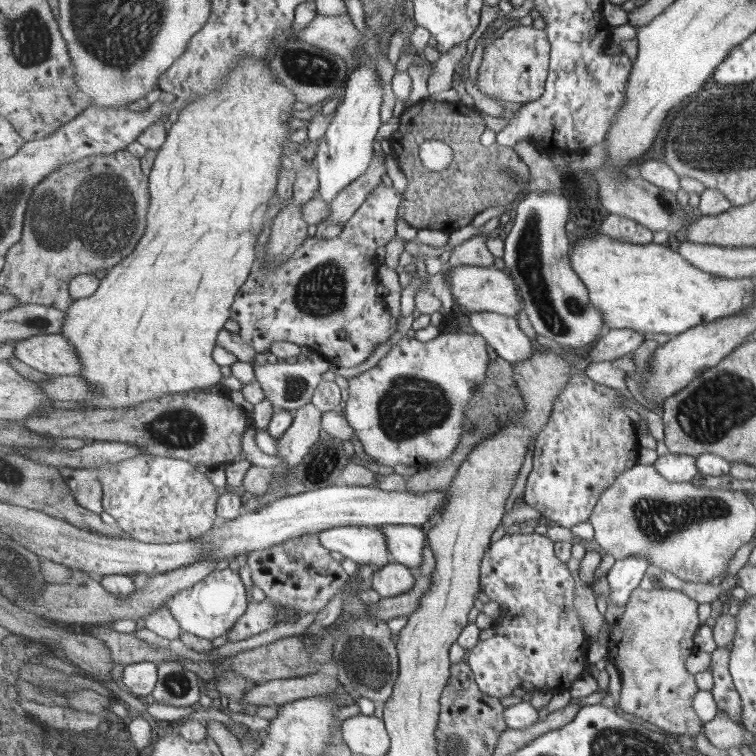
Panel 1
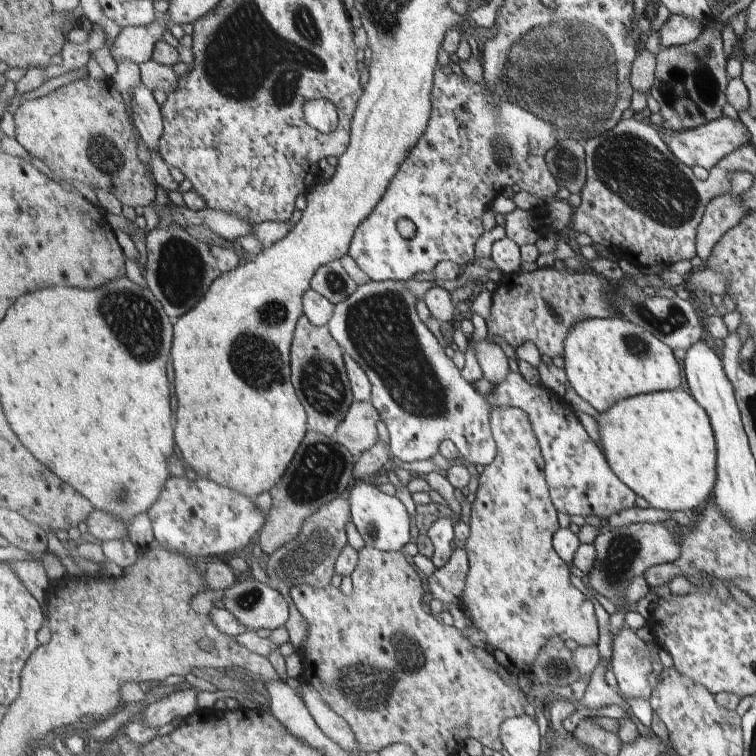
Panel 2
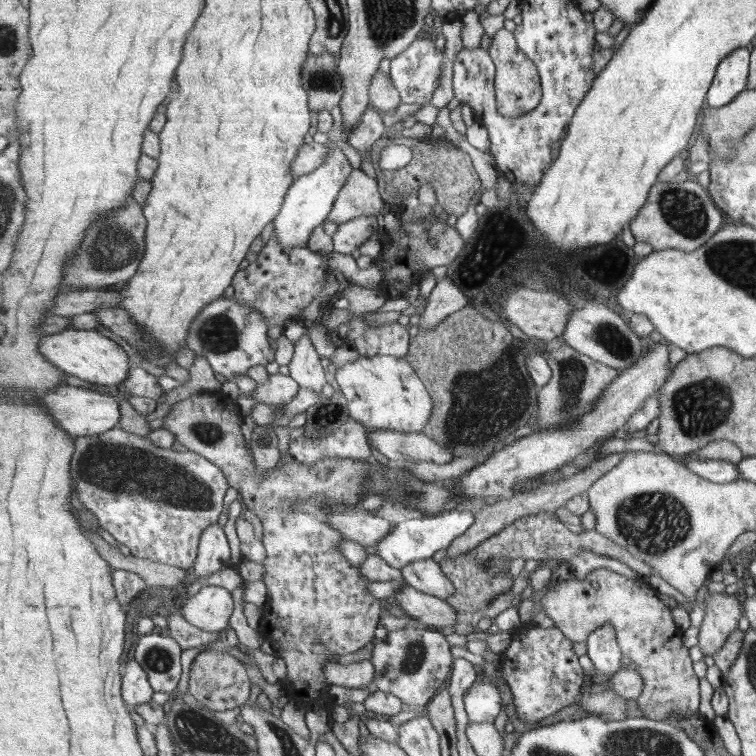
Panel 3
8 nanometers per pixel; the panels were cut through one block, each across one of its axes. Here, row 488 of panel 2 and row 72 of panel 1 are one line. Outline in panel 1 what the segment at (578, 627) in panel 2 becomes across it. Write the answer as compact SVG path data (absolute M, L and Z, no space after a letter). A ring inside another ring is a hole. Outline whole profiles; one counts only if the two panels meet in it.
M518 26L486 45L478 72L477 86L491 98L529 104L543 96L550 77L551 42L545 29Z

